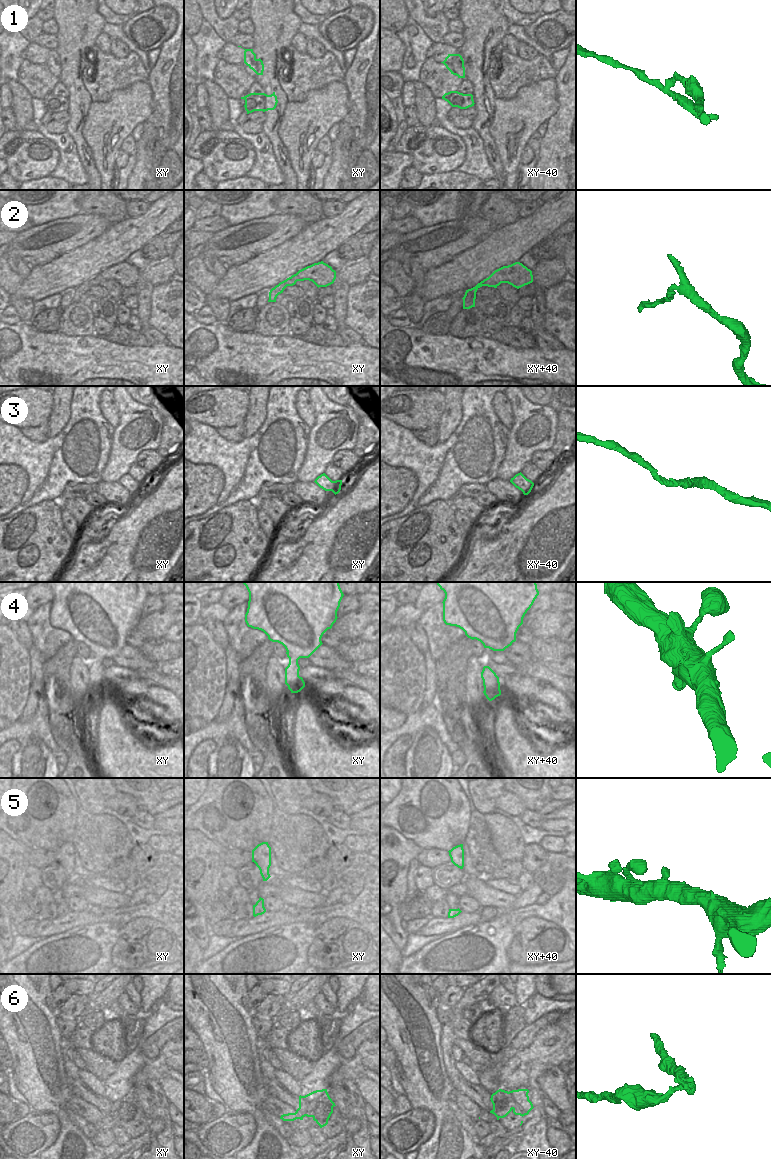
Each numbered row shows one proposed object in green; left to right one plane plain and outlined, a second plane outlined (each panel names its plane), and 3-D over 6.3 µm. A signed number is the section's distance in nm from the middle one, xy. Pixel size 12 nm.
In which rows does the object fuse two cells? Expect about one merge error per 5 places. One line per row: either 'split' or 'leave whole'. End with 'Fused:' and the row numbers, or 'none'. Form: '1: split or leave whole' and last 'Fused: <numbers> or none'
1: split
2: leave whole
3: leave whole
4: leave whole
5: leave whole
6: split
Fused: 1, 6

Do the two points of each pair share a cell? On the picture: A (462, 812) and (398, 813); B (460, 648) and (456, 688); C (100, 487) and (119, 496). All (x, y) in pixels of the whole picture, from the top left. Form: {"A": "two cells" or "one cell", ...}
{"A": "one cell", "B": "one cell", "C": "one cell"}

